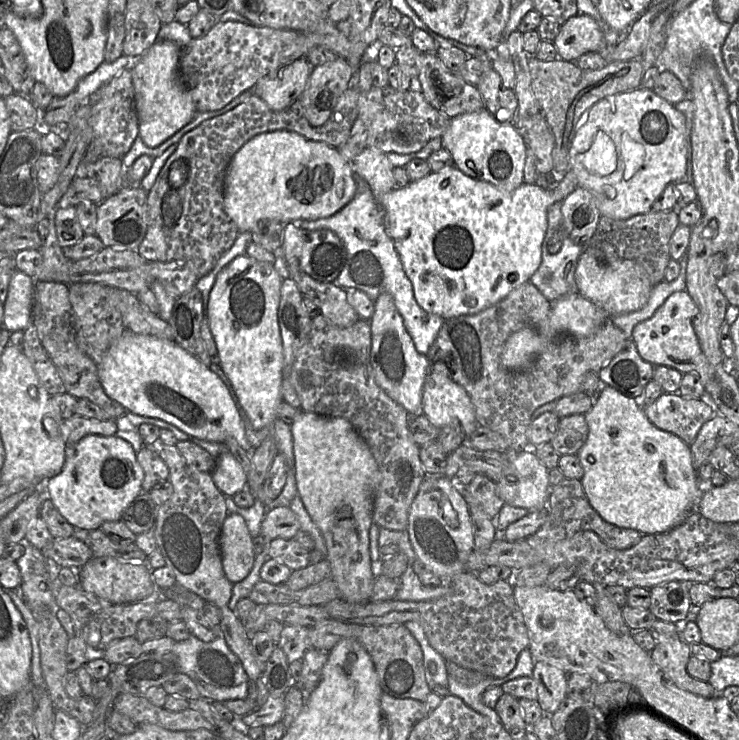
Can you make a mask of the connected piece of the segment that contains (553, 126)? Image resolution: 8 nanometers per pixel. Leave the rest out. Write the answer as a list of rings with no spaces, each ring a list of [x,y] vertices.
[[[534,56],[529,57],[528,67],[533,94],[554,136],[553,168],[561,173],[568,170],[569,149],[587,111],[607,96],[640,88],[646,70],[641,60],[606,62],[600,69],[590,70],[579,68],[575,62],[559,58],[540,61]]]

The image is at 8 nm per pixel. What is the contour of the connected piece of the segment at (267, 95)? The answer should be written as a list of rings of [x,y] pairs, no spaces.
[[[299,58],[260,79],[253,88],[254,94],[271,109],[285,110],[303,93],[311,71],[312,65]]]

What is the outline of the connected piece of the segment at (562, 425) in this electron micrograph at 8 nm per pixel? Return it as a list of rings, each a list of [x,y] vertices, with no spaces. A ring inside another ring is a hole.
[[[573,414],[559,419],[556,433],[550,441],[560,455],[577,454],[588,434],[584,414]]]

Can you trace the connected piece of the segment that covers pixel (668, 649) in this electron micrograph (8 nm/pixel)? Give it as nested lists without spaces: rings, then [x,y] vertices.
[[[663,634],[656,636],[655,647],[649,654],[663,675],[677,687],[705,698],[719,695],[708,681],[698,680],[687,672],[687,663],[692,656],[690,645],[682,639],[681,634]]]

